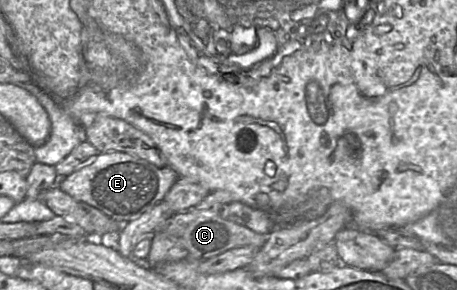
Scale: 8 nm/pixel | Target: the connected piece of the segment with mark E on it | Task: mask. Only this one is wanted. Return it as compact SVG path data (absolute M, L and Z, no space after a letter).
M110 151L99 153L93 161L62 178L58 187L78 202L97 208L114 220L130 222L161 202L178 179L179 175L169 165L159 168L137 156Z

